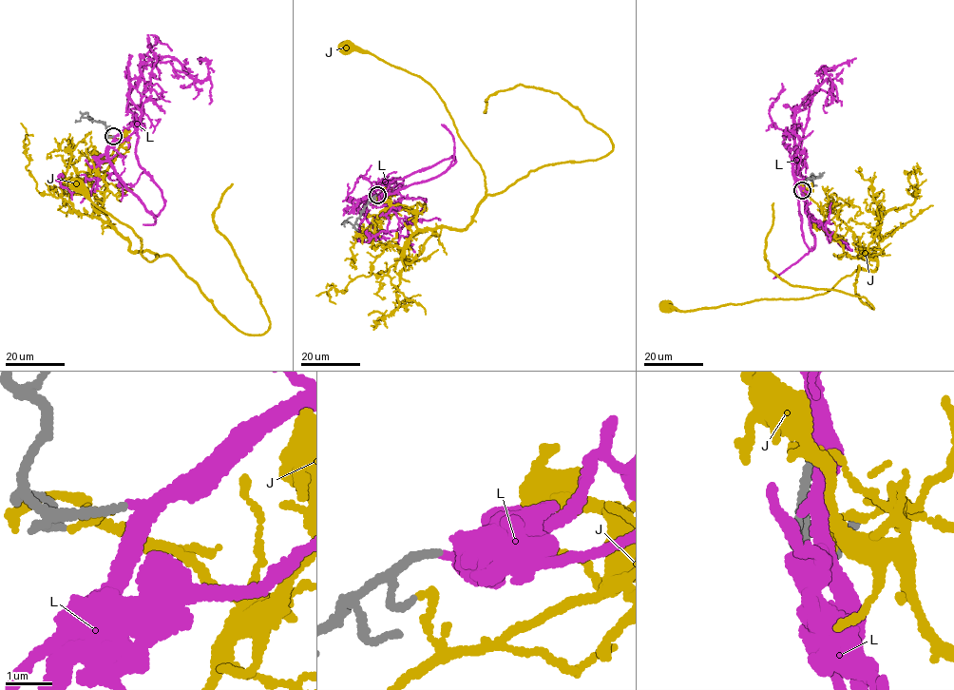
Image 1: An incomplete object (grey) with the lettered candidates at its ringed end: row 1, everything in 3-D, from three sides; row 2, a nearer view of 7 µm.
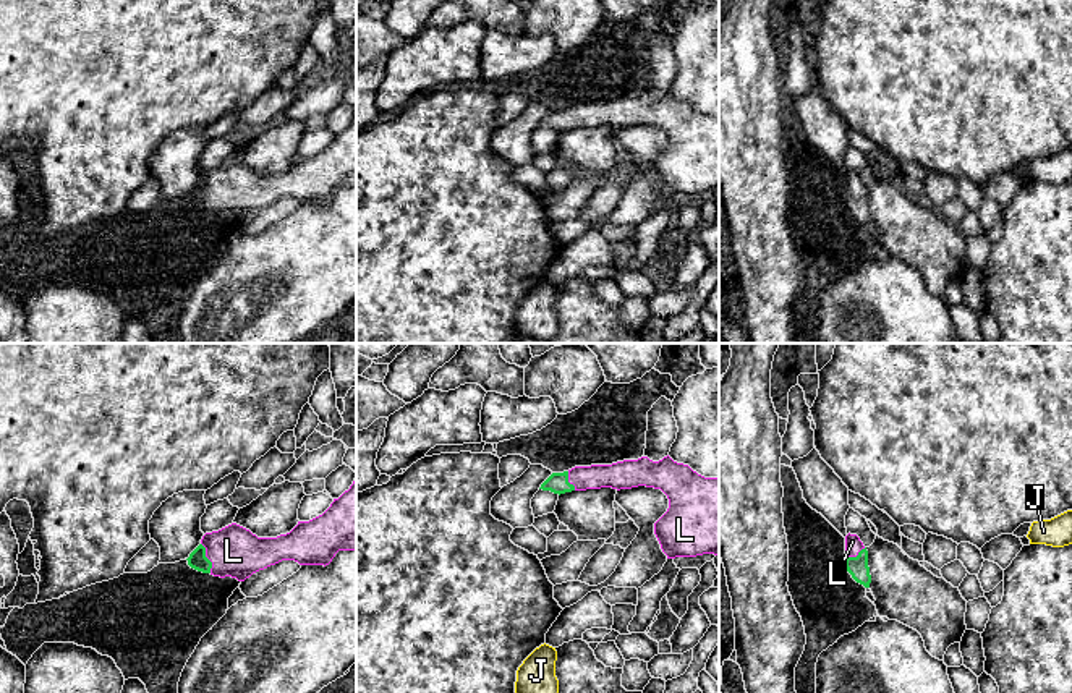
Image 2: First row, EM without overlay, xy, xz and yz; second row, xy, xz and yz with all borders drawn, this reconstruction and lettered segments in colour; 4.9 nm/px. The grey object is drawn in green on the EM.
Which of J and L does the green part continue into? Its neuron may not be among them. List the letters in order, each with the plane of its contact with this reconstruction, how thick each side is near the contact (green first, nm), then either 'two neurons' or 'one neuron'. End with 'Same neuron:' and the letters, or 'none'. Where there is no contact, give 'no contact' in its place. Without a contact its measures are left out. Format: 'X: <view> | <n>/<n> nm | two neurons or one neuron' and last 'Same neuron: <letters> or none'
J: no contact | two neurons
L: xy | 90/260 nm | one neuron
Same neuron: L

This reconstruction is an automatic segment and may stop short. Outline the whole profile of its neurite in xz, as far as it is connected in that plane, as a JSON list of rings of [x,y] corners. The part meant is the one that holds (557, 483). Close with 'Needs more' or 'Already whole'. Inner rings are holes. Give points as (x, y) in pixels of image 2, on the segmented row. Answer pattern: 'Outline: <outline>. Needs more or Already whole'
Outline: [[[669,455],[659,461],[641,457],[612,465],[575,466],[552,473],[539,489],[560,495],[638,486],[661,489],[669,499],[667,512],[654,523],[654,534],[667,559],[719,554],[719,479],[704,478]]]. Needs more

